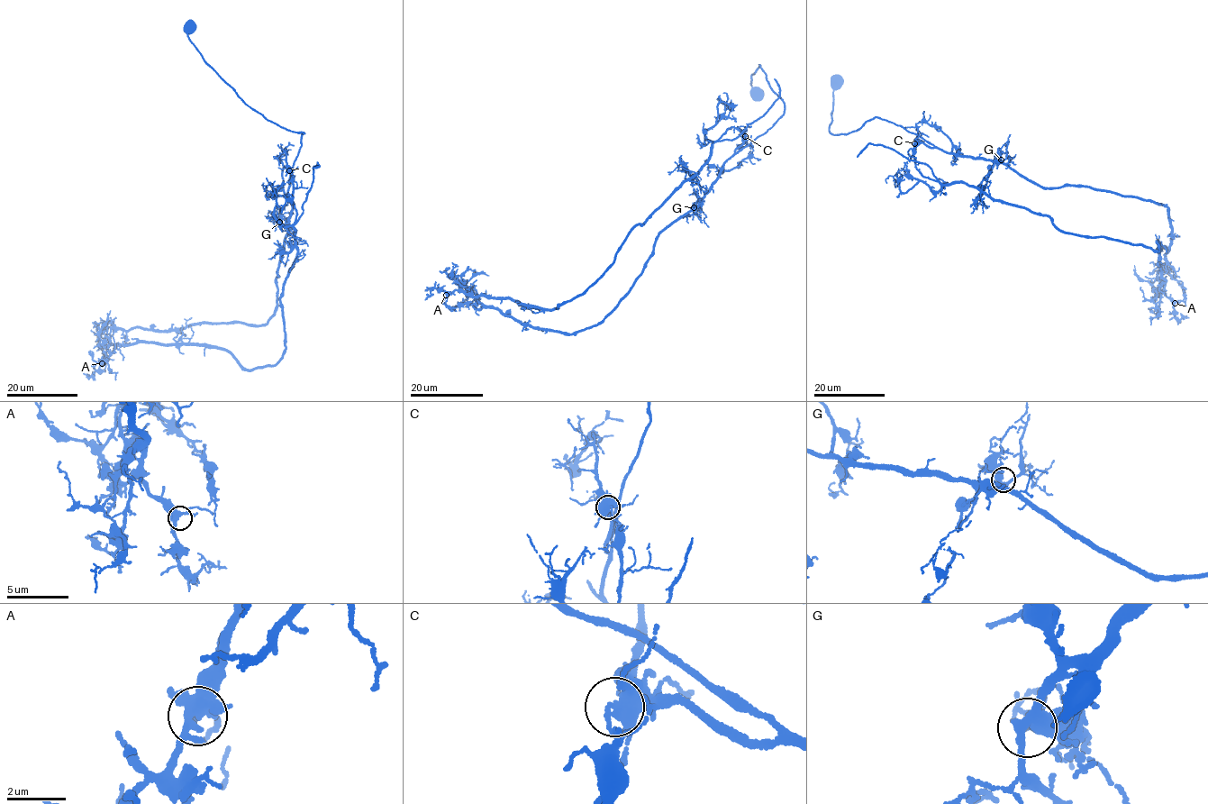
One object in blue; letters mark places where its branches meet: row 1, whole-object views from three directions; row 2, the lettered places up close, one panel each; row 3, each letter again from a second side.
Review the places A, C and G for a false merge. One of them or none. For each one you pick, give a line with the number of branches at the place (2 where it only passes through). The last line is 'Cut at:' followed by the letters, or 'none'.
C: branches 5
Cut at: C

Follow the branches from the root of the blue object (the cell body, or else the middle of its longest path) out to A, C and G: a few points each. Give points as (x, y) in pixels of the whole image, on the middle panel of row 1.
A: (758, 94), (758, 65), (783, 114), (661, 231), (601, 322), (536, 329), (469, 290), (446, 295)
C: (758, 94), (749, 84), (758, 65), (785, 104), (783, 114), (736, 152), (745, 136)
G: (758, 94), (749, 84), (758, 65), (785, 104), (783, 114), (725, 161), (716, 182), (694, 207)

